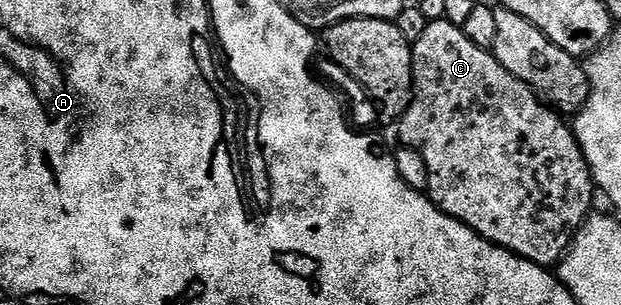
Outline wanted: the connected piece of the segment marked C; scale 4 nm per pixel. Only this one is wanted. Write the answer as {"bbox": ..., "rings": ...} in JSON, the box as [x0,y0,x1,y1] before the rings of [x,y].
{"bbox":[402,20,598,268],"rings":[[[447,20],[443,22],[430,22],[426,32],[418,36],[418,40],[412,43],[412,104],[402,116],[404,130],[408,133],[407,145],[411,149],[420,151],[426,160],[426,166],[430,172],[427,195],[435,202],[436,207],[449,214],[451,218],[457,218],[465,222],[470,229],[478,232],[488,242],[501,246],[507,250],[513,250],[518,256],[530,260],[534,264],[545,268],[552,268],[563,258],[564,253],[572,247],[576,239],[576,233],[584,227],[584,221],[593,213],[592,193],[597,193],[598,187],[594,181],[592,167],[577,138],[577,132],[560,114],[559,109],[553,108],[547,101],[542,100],[532,87],[527,86],[518,76],[506,72],[502,64],[496,59],[492,50],[483,50],[470,36],[466,36],[463,28],[454,25]]]}

